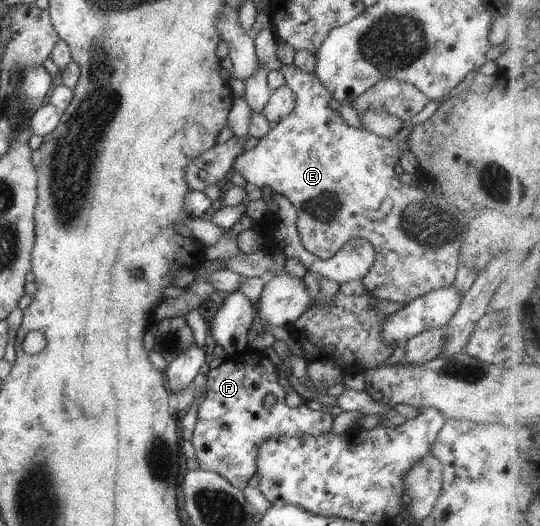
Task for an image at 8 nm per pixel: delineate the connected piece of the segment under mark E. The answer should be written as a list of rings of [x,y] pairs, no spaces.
[[[280,65],[279,71],[282,71],[285,85],[296,95],[296,105],[291,113],[288,113],[284,119],[274,125],[274,129],[270,129],[262,139],[258,139],[258,143],[252,149],[240,152],[233,159],[229,173],[230,176],[232,172],[240,173],[251,188],[256,186],[265,192],[278,193],[278,195],[284,196],[292,204],[292,207],[296,209],[296,227],[304,249],[316,257],[328,258],[334,255],[349,239],[363,239],[364,241],[368,241],[374,250],[374,263],[368,269],[368,273],[360,279],[360,283],[363,285],[366,293],[370,297],[374,297],[374,299],[390,301],[390,303],[406,304],[412,301],[412,299],[416,299],[419,295],[451,285],[457,266],[459,265],[460,245],[462,245],[464,235],[466,235],[465,221],[458,218],[457,214],[447,206],[447,200],[440,193],[422,191],[420,187],[417,187],[416,183],[404,184],[394,173],[394,164],[398,162],[397,158],[401,156],[400,153],[408,150],[406,137],[412,131],[412,127],[402,127],[393,138],[382,138],[364,129],[348,127],[348,125],[344,124],[344,121],[342,121],[336,110],[332,111],[328,109],[327,102],[330,101],[331,97],[314,75],[303,73],[296,67],[292,67],[292,65]]]

